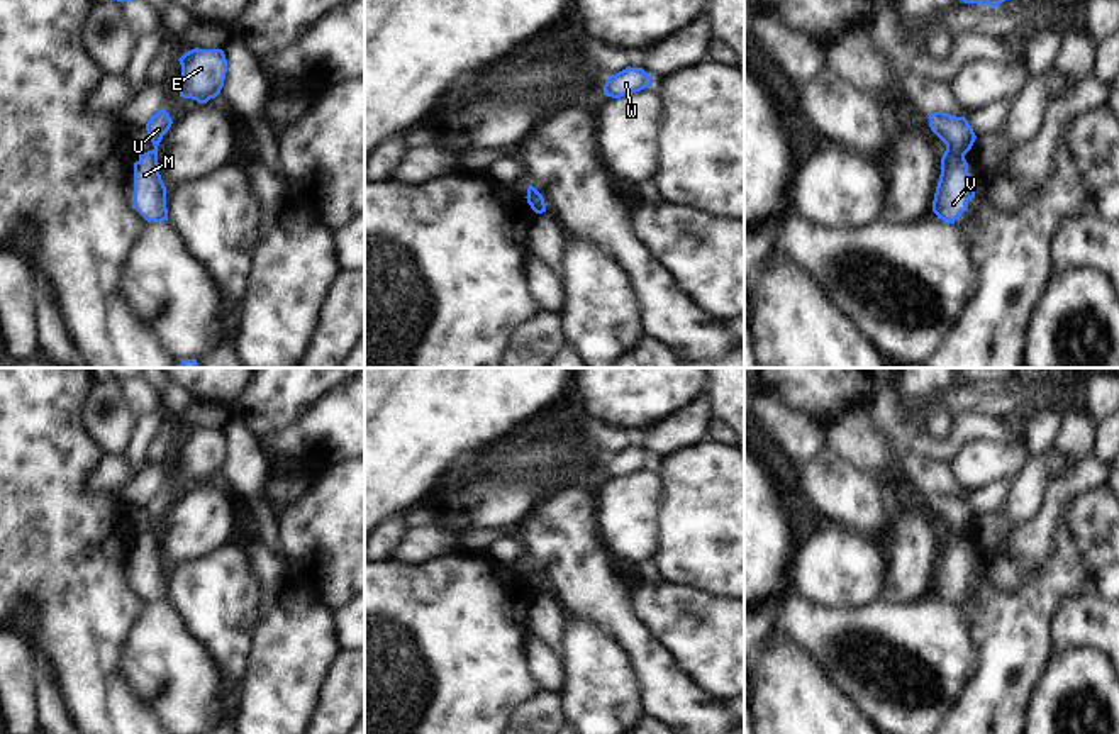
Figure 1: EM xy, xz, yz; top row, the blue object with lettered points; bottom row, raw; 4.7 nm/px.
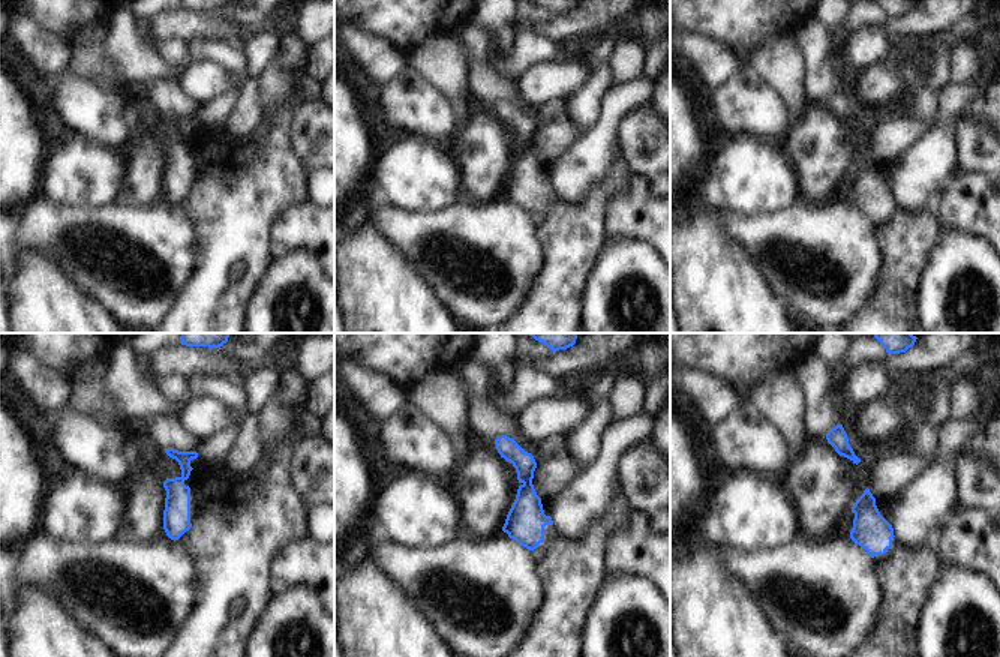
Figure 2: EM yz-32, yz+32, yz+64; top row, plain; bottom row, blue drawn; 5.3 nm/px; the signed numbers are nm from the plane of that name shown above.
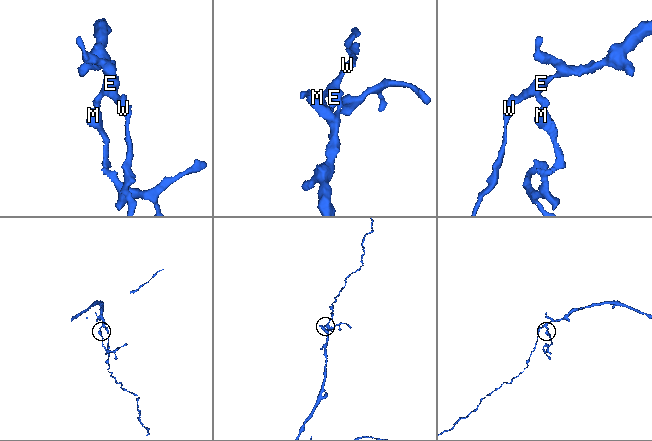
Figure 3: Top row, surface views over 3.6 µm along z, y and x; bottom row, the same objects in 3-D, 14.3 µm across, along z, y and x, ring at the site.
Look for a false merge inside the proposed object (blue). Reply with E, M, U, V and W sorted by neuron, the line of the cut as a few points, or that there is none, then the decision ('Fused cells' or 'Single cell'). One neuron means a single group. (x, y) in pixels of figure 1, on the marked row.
Groups: E U W / M V. Split along yz (945, 151), (963, 156). Fused cells

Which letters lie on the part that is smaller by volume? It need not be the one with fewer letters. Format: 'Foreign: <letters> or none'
Foreign: M, V

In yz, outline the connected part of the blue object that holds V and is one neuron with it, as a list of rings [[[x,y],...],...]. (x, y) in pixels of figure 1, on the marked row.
[[[944,151],[941,175],[936,186],[932,212],[938,219],[955,224],[968,210],[968,200],[975,197],[975,178],[968,173],[965,156],[951,156]]]

